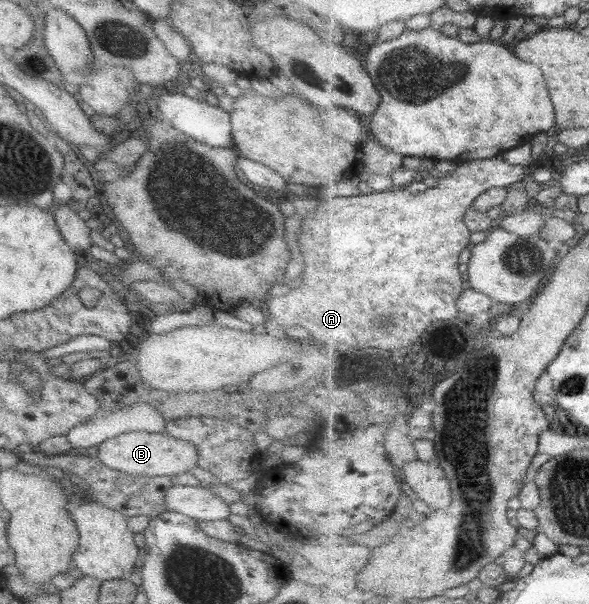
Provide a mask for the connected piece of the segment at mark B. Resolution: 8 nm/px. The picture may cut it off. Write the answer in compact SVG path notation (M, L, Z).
M127 431L105 439L97 445L97 460L109 467L132 476L169 476L175 478L179 474L189 472L197 466L197 449L182 439L172 439L164 433L148 433L145 431Z

